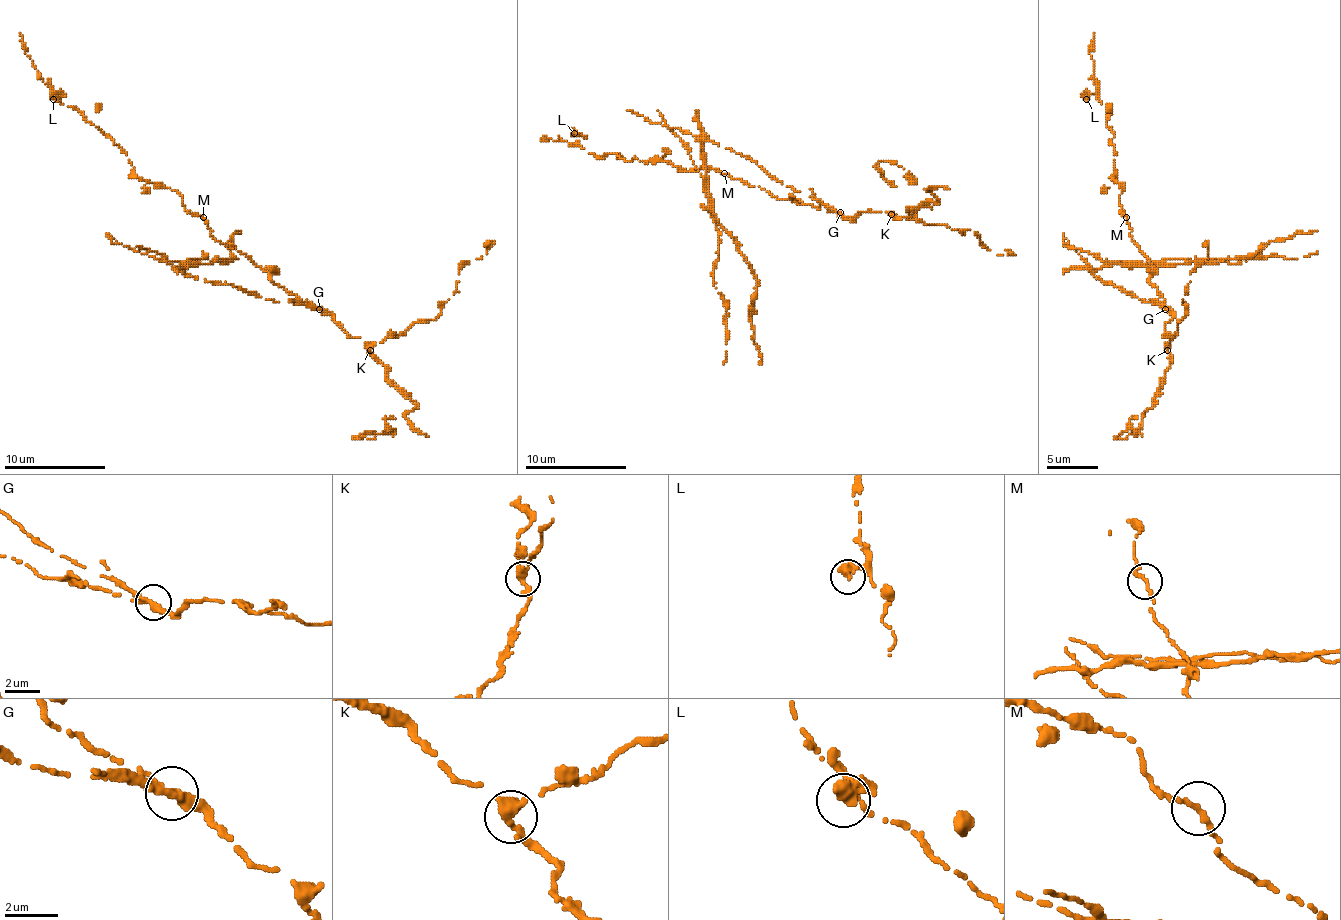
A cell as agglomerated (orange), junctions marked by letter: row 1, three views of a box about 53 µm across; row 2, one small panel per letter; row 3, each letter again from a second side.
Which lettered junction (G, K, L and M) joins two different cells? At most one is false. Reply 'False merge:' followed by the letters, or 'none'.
False merge: G

